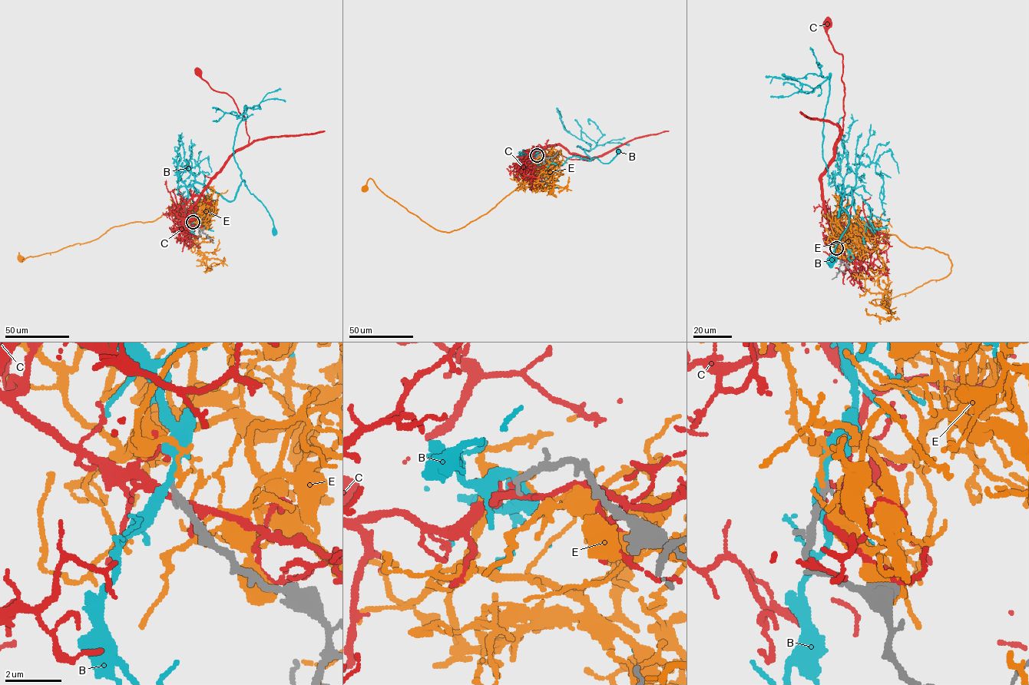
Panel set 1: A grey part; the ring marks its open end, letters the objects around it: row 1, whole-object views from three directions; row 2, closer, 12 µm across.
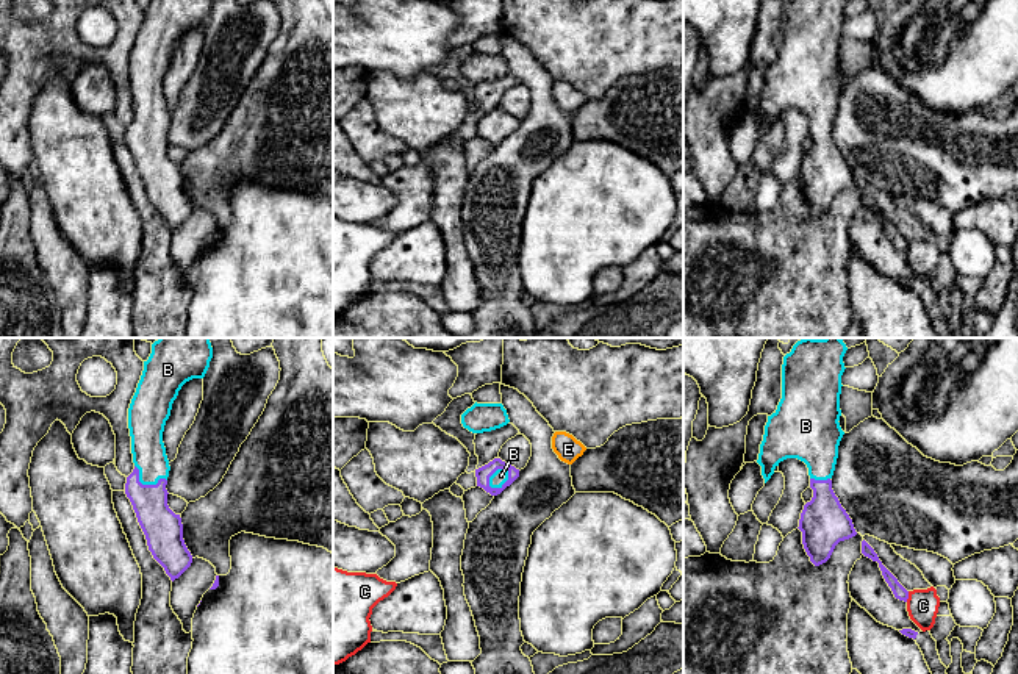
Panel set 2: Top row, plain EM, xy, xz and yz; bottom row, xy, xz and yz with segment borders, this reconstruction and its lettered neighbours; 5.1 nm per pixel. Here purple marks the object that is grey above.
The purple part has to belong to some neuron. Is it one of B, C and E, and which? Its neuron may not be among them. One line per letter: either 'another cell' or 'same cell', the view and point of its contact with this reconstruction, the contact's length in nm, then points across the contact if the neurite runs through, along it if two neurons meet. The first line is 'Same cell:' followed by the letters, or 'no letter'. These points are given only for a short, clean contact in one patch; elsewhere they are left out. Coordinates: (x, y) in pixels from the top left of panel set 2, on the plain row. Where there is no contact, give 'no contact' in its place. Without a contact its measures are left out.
Same cell: B
B: same cell; meets purple in xz at (505, 132); contact 130 nm long; runs through xz (483, 122), (491, 136), (505, 132), (501, 125)
C: another cell; meets purple in yz at (907, 246); contact 60 nm long; border along yz (909, 241), (906, 250)
E: another cell; no contact

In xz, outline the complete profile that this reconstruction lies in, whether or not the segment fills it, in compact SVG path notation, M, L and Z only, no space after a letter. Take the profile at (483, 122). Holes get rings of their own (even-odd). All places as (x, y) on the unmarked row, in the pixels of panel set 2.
M494 108L488 114L475 119L475 127L477 136L491 145L497 145L519 127L519 119L500 108Z

